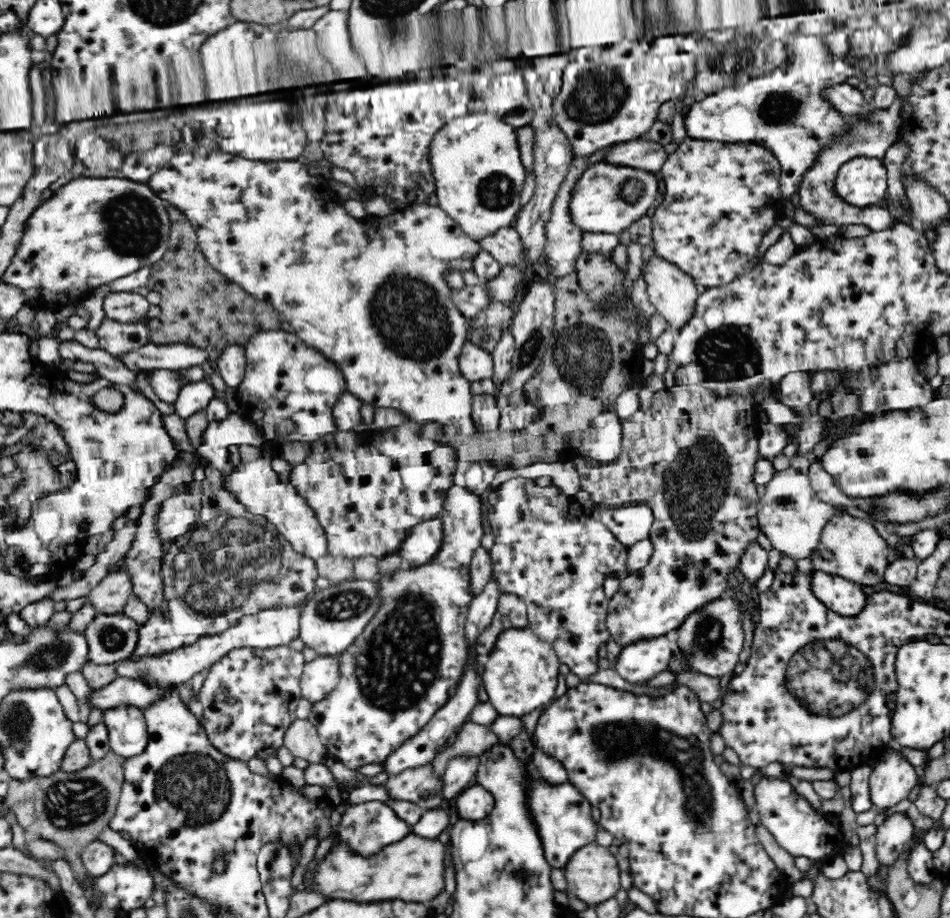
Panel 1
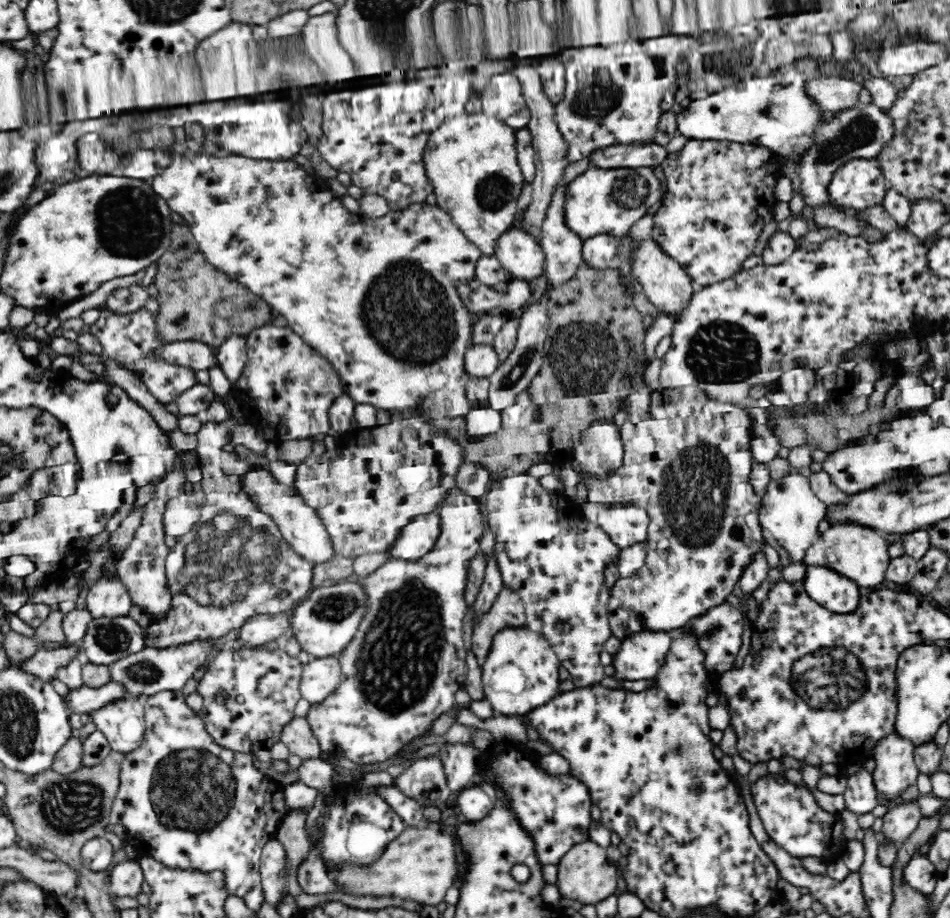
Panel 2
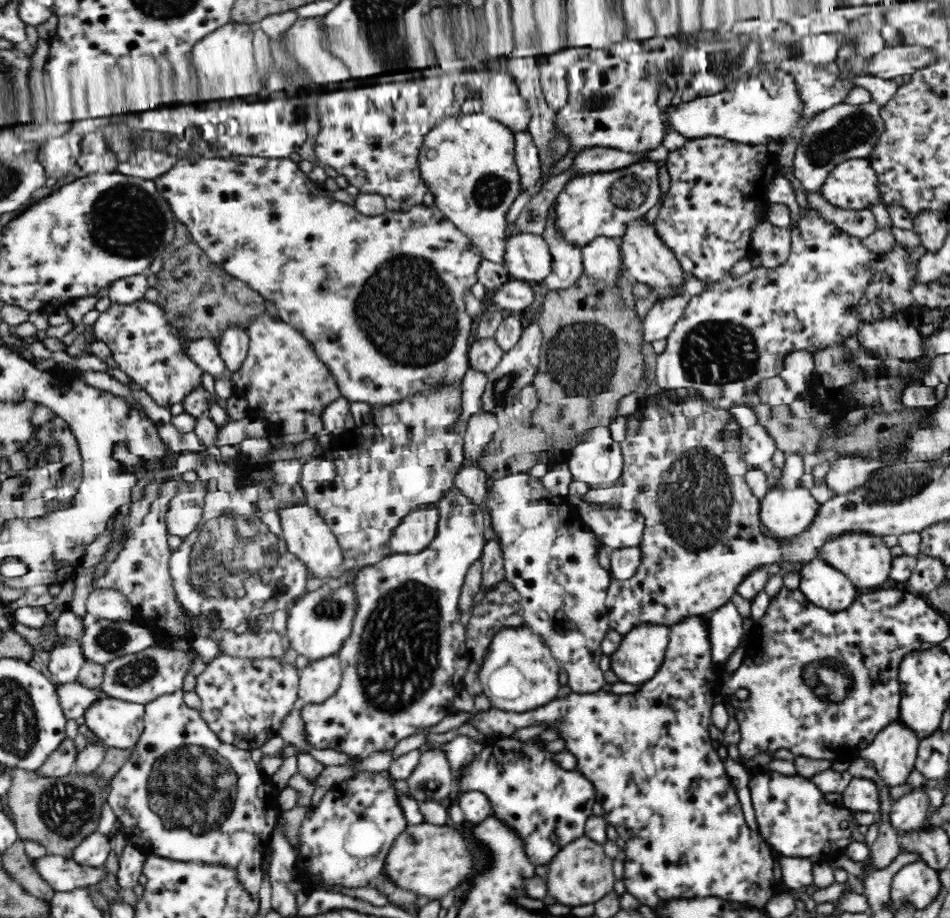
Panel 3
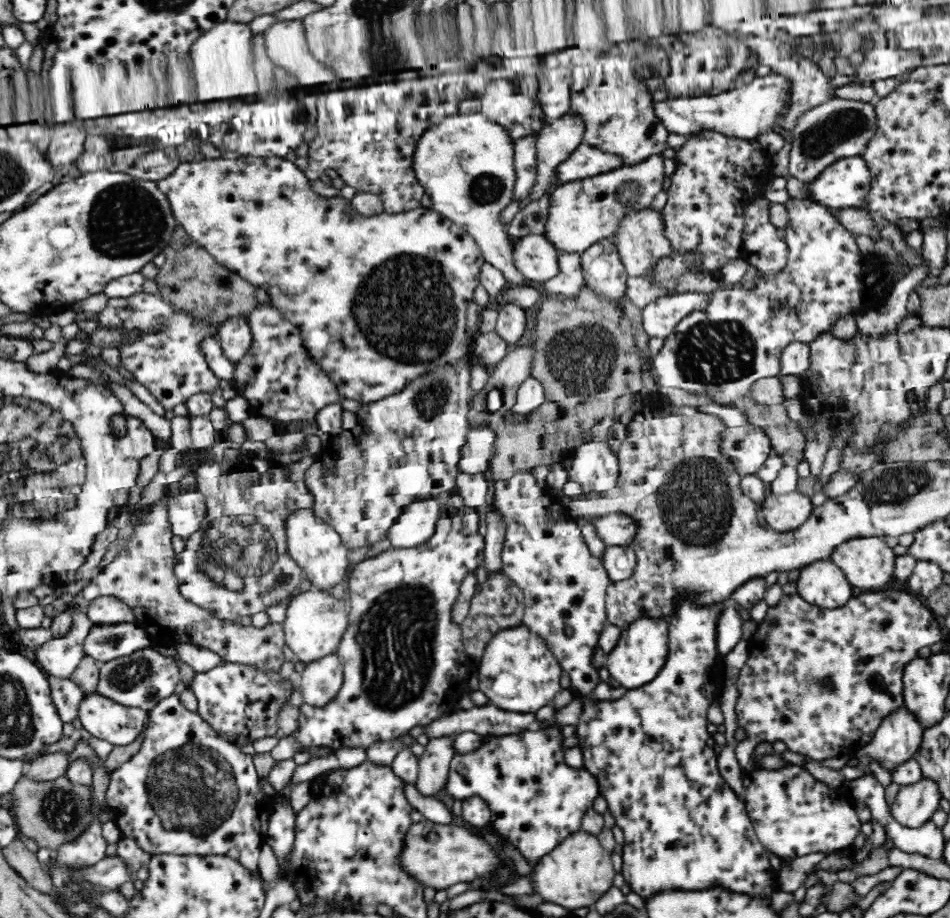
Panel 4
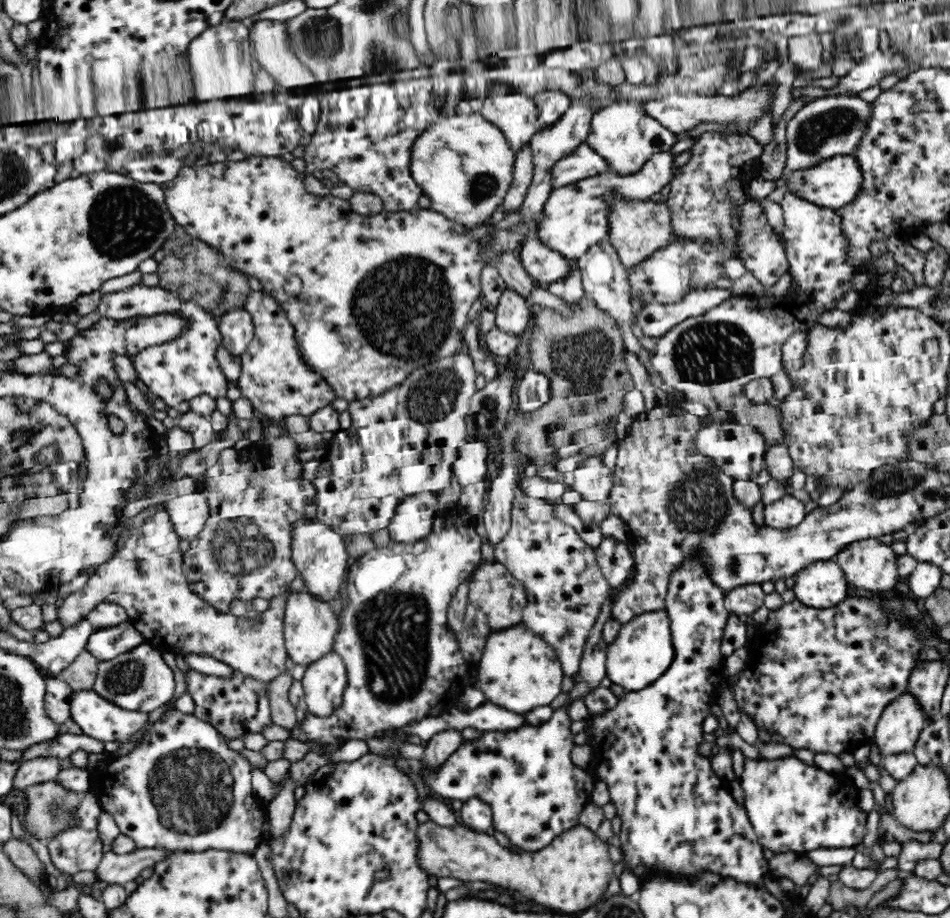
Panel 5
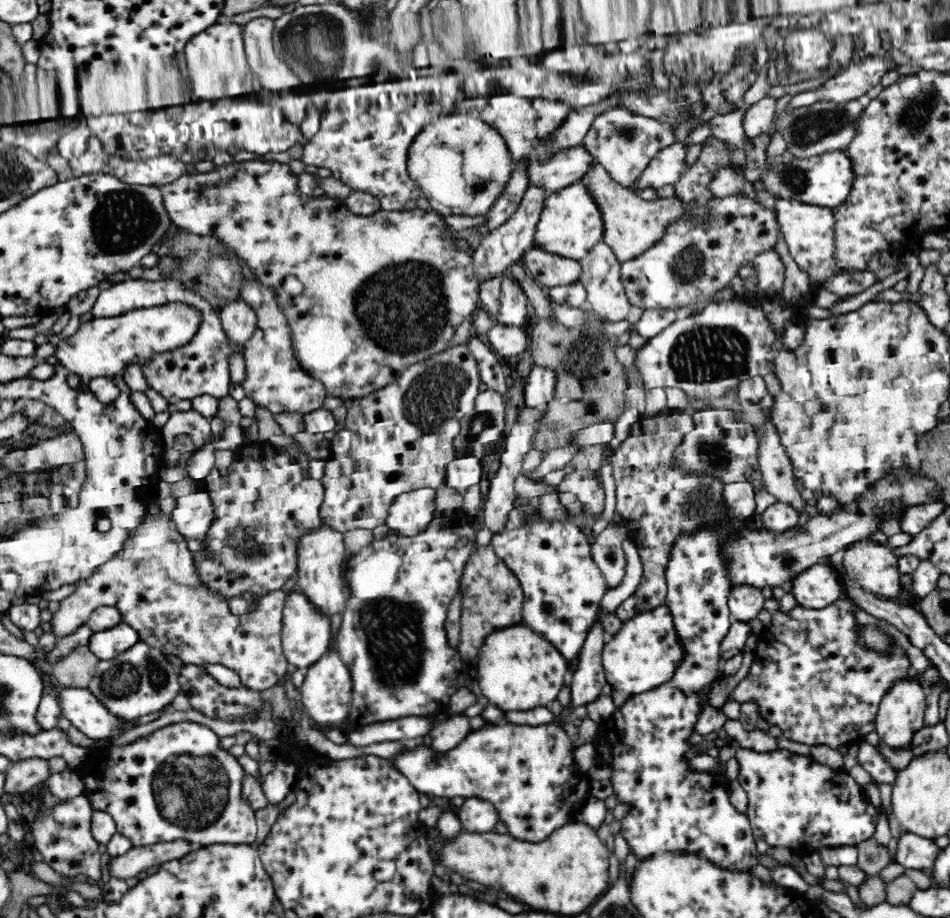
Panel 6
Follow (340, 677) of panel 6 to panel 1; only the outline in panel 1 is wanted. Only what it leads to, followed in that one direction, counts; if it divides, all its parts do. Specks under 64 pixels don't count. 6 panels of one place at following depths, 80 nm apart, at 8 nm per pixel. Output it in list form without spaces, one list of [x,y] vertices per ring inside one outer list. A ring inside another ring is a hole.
[[[316,656],[304,665],[300,680],[301,696],[312,703],[326,698],[340,681],[339,662],[336,656]]]

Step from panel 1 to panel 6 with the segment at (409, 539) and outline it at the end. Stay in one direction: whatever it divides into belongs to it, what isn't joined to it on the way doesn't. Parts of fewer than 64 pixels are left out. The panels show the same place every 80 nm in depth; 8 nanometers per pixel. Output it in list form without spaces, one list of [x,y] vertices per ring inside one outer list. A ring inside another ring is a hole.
[[[418,488],[394,498],[385,524],[400,536],[416,536],[434,518],[436,488]]]

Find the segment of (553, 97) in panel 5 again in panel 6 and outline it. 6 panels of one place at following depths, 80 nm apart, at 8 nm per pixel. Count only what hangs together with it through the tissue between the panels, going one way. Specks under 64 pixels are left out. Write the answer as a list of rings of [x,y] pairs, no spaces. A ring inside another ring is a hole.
[[[534,98],[531,101],[537,113],[536,130],[537,139],[543,144],[552,144],[552,138],[556,134],[556,129],[566,122],[571,109],[562,102],[552,102],[542,98]]]

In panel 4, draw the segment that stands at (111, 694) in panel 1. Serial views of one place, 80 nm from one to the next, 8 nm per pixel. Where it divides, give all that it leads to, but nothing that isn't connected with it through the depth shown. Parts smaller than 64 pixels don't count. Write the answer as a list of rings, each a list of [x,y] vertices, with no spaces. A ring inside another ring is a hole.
[[[47,677],[54,708],[63,723],[70,723],[78,716],[78,704],[84,699],[85,693],[68,679]]]

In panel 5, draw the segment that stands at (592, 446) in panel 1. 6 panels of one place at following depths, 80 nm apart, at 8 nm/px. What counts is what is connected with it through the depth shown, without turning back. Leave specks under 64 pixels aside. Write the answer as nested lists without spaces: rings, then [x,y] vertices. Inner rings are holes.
[[[602,457],[588,458],[577,469],[562,474],[559,481],[588,501],[607,499],[613,487],[612,470],[604,466]]]

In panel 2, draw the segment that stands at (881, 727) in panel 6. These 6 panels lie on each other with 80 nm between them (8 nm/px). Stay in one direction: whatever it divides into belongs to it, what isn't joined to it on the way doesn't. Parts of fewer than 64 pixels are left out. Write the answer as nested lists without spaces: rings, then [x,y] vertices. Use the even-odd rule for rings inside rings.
[[[895,730],[874,744],[872,758],[876,766],[872,778],[879,798],[898,798],[910,784],[916,784],[920,771],[914,749],[915,746]]]

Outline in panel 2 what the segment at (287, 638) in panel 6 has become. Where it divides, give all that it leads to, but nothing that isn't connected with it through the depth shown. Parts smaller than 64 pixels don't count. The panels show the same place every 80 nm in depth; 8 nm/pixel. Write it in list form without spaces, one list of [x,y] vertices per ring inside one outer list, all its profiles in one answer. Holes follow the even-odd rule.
[[[360,583],[316,588],[290,611],[292,637],[310,658],[338,656],[354,638],[367,609],[368,601]]]

